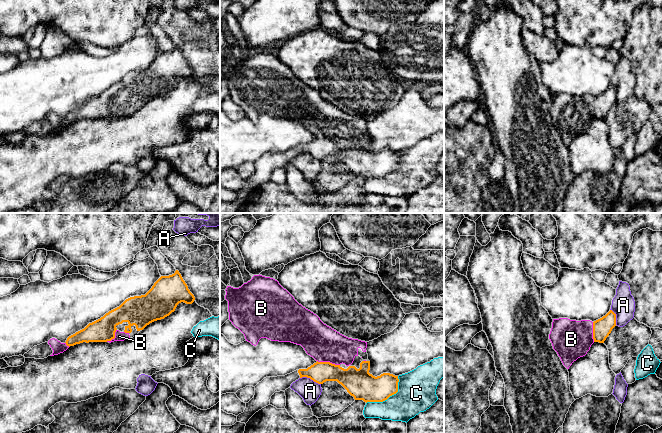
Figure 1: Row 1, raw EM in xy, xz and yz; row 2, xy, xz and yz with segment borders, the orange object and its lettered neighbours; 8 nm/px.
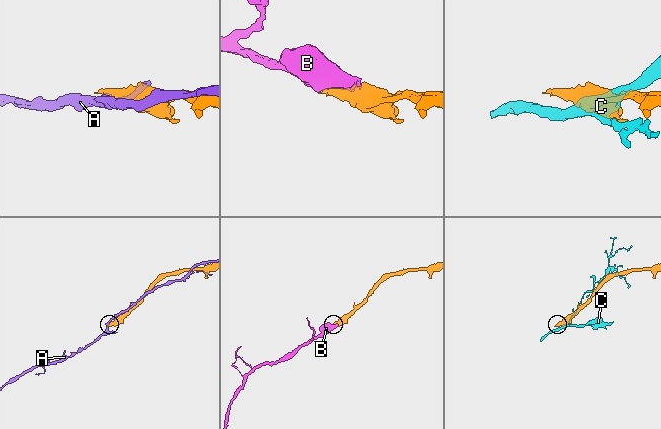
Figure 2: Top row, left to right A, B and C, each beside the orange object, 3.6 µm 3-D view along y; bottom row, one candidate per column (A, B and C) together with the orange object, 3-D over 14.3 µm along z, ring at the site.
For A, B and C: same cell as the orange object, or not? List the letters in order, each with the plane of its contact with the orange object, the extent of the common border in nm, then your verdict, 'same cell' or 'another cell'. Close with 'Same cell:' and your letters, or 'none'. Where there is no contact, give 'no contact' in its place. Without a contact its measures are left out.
A: xz | 180 nm | another cell
B: xz | 190 nm | same cell
C: xz | 340 nm | another cell
Same cell: B

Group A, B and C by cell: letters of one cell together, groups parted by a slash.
A / B / C

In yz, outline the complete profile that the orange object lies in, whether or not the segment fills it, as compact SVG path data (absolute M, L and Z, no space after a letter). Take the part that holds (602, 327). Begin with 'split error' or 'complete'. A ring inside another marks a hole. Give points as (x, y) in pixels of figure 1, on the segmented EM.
split error | M612 310L594 322L553 319L549 339L563 365L569 369L574 361L587 354L594 342L604 343L615 326L616 314Z

